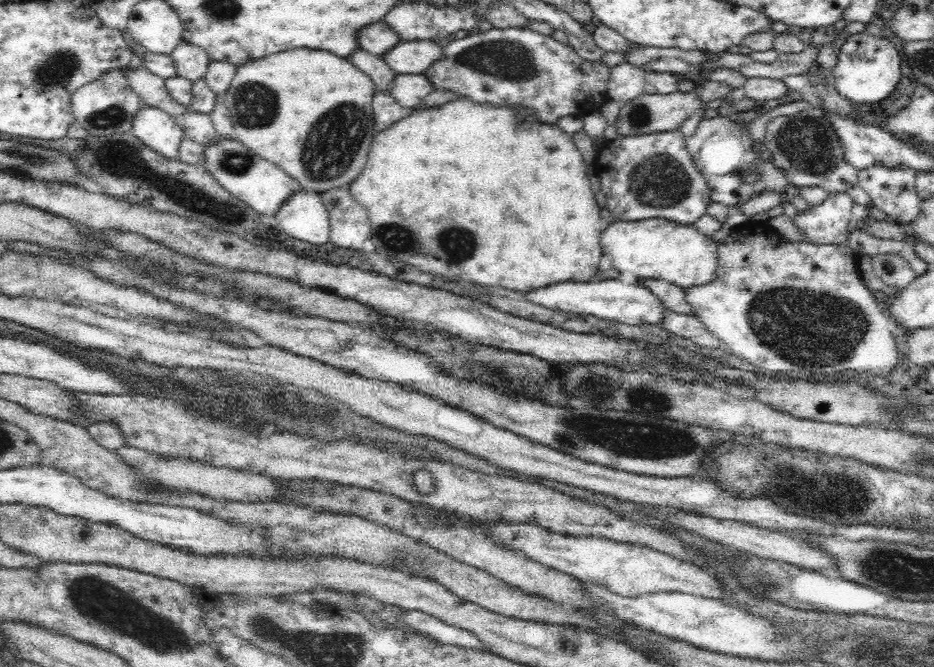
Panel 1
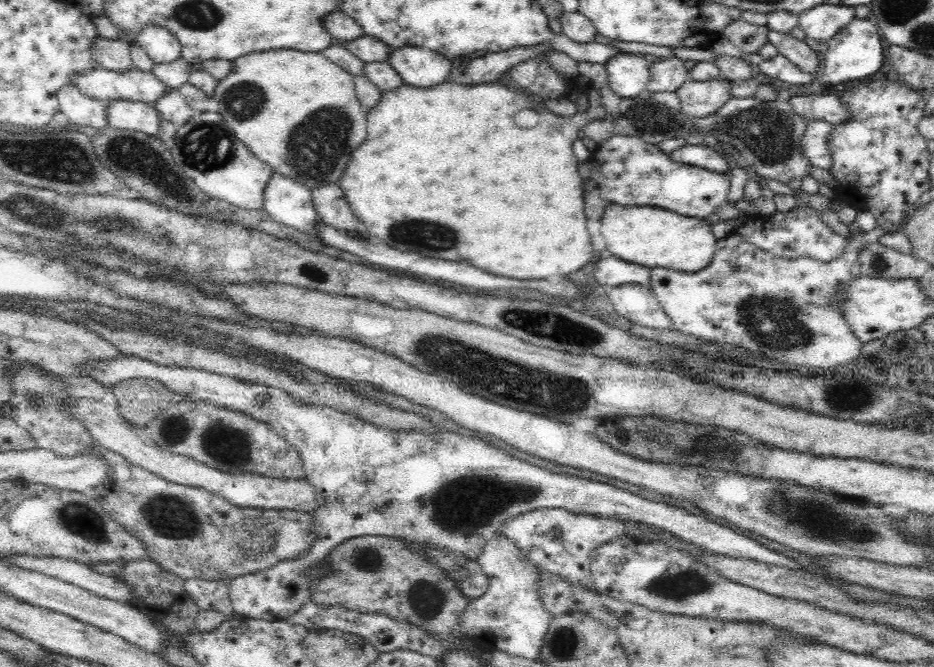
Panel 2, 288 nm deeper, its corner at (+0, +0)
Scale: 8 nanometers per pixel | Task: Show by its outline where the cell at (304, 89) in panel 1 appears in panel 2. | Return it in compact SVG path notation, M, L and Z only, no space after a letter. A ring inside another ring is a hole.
M268 50L236 58L232 72L216 84L214 100L218 102L216 112L222 114L224 122L252 154L266 162L274 172L298 180L310 190L340 182L350 154L366 138L368 114L362 114L360 110L354 76L342 66L330 62L322 52Z

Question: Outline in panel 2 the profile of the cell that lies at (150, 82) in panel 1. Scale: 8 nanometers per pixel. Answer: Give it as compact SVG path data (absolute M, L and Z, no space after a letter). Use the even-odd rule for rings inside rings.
M96 38L92 44L92 58L100 68L112 70L116 74L122 74L126 70L134 68L132 56L130 56L130 44L118 40L106 40L106 38Z

